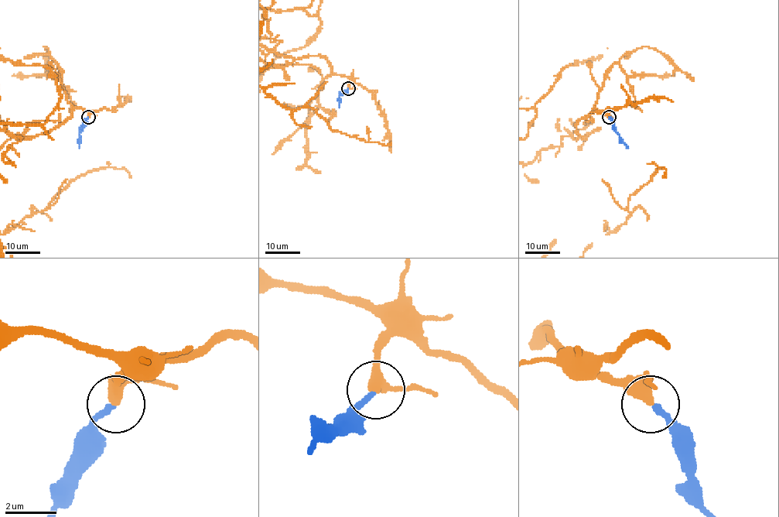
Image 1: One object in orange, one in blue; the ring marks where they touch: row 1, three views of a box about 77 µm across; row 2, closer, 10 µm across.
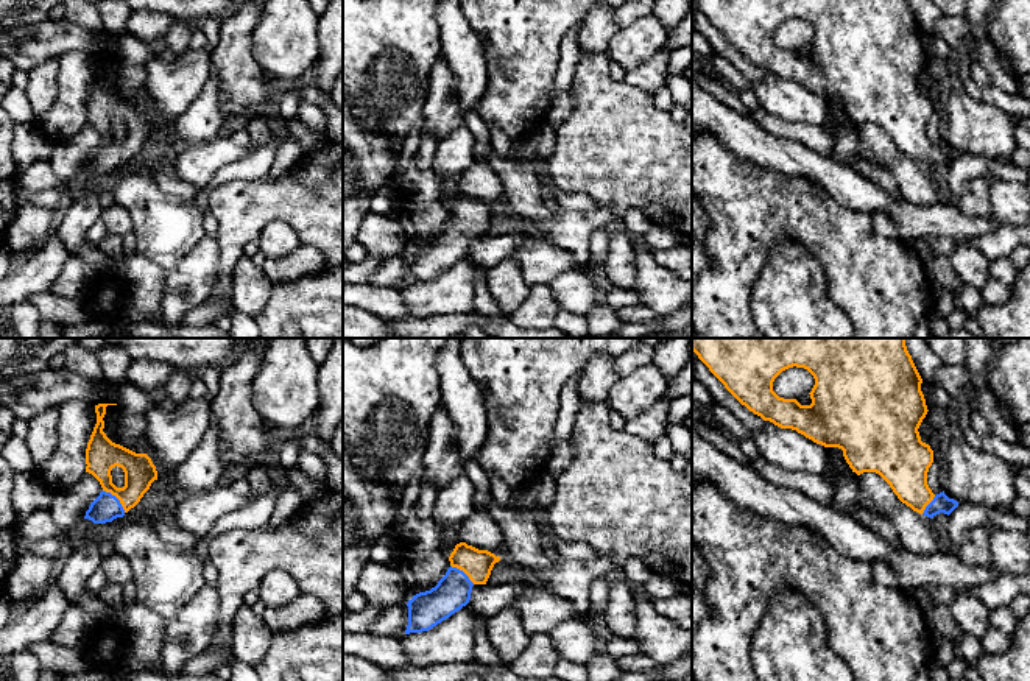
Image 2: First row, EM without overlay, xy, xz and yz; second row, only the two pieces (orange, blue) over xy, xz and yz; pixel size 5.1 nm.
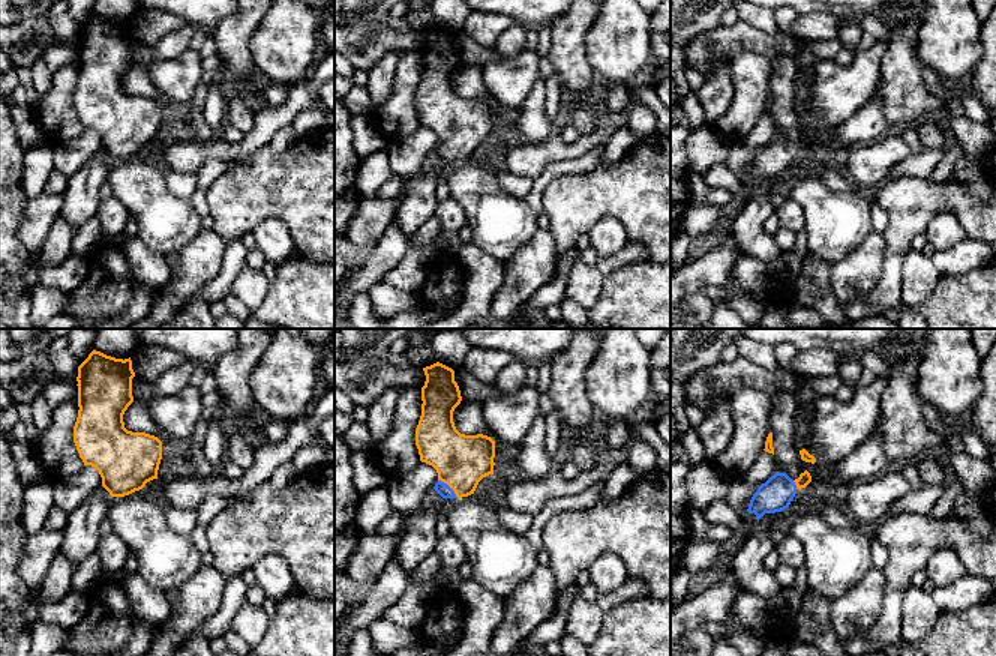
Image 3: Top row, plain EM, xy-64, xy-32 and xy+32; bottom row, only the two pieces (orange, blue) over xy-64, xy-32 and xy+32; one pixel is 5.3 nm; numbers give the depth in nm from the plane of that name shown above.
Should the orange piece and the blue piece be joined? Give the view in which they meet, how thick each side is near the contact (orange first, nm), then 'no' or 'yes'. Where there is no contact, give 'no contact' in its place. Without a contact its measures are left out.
xy | 170/140 nm | yes

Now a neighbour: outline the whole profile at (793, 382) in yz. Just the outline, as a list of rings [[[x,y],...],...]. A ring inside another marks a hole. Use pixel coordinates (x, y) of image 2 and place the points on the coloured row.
[[[788,368],[773,382],[773,391],[784,399],[796,399],[810,393],[815,385],[813,376],[804,368]]]

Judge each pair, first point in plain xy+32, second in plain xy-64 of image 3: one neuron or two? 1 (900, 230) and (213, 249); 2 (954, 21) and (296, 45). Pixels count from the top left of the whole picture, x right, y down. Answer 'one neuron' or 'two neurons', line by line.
1: two neurons
2: one neuron

